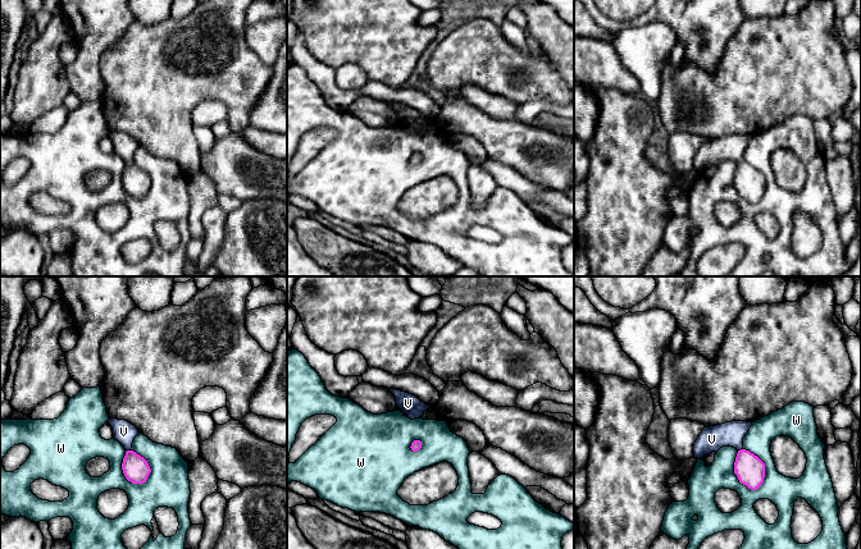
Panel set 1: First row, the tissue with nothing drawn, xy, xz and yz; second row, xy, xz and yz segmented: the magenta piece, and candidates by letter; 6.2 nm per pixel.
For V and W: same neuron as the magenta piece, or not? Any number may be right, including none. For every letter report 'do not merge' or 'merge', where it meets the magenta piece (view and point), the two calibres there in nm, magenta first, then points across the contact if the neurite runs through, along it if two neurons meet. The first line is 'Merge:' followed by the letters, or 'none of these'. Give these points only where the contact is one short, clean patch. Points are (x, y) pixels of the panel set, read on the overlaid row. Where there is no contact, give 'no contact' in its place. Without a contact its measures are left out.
Merge: V
V: merge; meets magenta in xy at (128, 451); 160 nm thick on the magenta side, 140 nm on the other; runs through xy (136, 469), (128, 451), (123, 431)
W: do not merge; meets magenta in yz at (764, 466); 190 nm thick on the magenta side, 180 nm on the other; border along yz (742, 448), (752, 452), (764, 463), (764, 481), (755, 490)

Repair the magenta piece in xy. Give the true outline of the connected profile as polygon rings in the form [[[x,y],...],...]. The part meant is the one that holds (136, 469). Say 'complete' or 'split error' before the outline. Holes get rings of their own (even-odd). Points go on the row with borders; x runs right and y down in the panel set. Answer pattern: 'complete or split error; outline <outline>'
split error; outline [[[109,418],[108,424],[113,429],[114,439],[127,450],[122,463],[126,479],[132,484],[146,482],[151,468],[144,457],[131,449],[135,438],[140,434],[138,429],[126,420]]]

